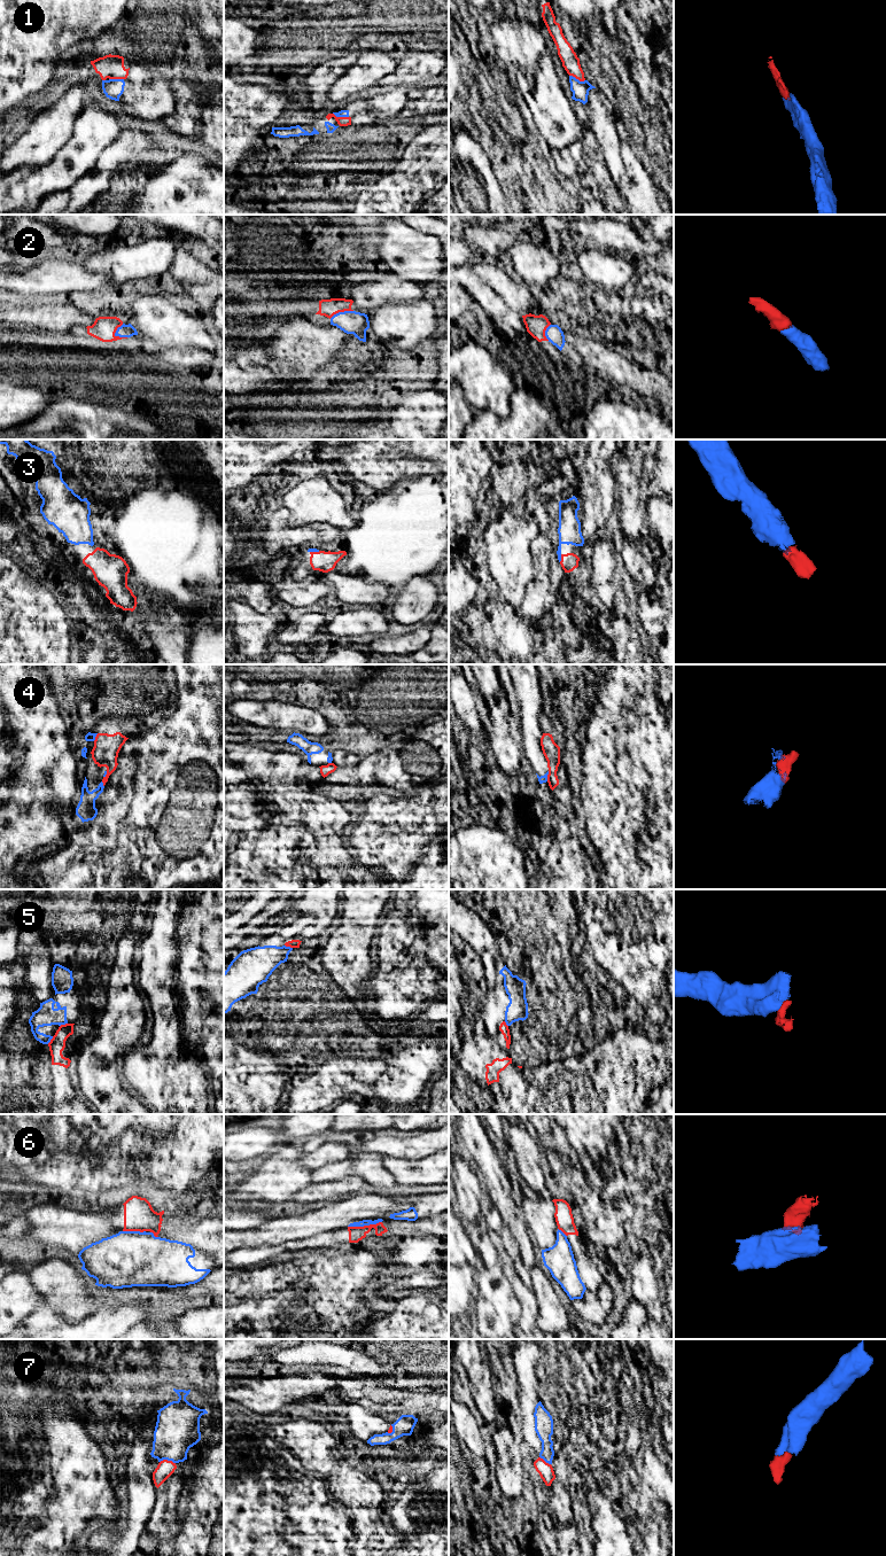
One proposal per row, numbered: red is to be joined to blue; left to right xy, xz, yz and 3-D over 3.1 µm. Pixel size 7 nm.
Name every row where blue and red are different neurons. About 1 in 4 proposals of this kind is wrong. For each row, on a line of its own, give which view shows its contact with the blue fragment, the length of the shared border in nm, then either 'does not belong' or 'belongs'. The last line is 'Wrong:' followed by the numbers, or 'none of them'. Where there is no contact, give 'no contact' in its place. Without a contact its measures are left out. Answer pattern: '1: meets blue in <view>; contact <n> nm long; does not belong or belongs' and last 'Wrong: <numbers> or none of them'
1: meets blue in xz; contact 120 nm long; belongs
2: meets blue in xy; contact 110 nm long; belongs
3: meets blue in yz; contact 60 nm long; belongs
4: meets blue in yz; contact 70 nm long; does not belong
5: meets blue in xy; contact 60 nm long; does not belong
6: meets blue in xz; contact 240 nm long; does not belong
7: meets blue in xy; contact 110 nm long; belongs
Wrong: 4, 5, 6

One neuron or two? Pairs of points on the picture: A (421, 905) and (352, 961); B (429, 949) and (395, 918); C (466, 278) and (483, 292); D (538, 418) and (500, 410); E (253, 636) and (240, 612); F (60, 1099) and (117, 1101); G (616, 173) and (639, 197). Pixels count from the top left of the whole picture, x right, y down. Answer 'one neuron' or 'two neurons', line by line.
A: two neurons
B: two neurons
C: one neuron
D: two neurons
E: one neuron
F: two neurons
G: two neurons

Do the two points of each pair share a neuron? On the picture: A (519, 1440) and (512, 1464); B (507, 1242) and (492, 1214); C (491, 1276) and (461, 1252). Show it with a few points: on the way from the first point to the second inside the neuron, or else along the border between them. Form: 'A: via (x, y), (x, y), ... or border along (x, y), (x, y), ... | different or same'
A: border along (513, 1440), (520, 1452), (522, 1467), (527, 1471) | different
B: via (506, 1235), (494, 1221) | same
C: border along (464, 1228), (478, 1252) | different

